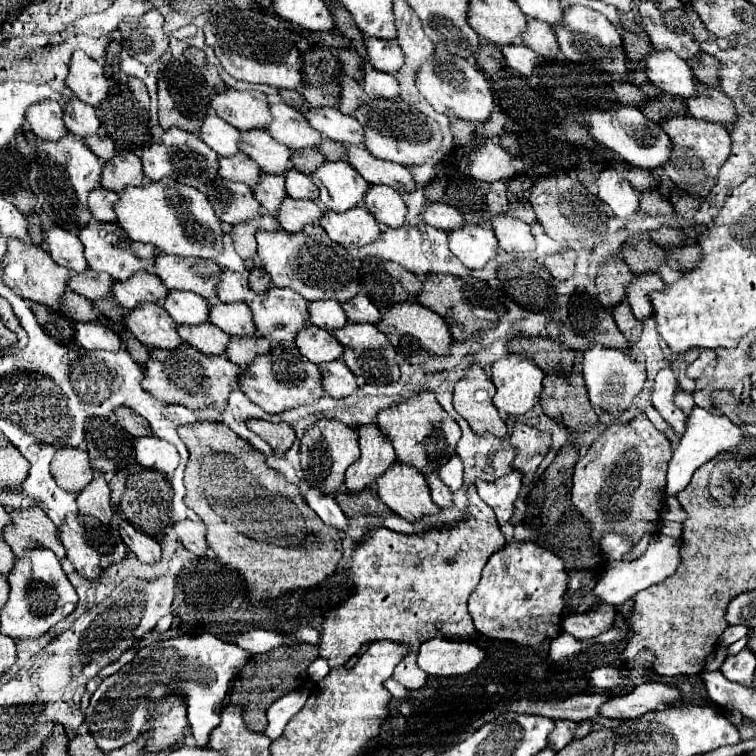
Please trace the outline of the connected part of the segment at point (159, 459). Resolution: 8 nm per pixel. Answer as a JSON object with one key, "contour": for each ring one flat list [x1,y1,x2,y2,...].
{"contour":[[141,436,135,440,135,460,145,468,173,474,179,464,179,454,177,448,167,440,159,440,155,436]]}

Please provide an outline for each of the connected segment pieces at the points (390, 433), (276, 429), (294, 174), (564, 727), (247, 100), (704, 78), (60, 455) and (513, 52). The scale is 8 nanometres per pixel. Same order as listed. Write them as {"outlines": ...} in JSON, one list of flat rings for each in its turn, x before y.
{"outlines":[[[421,390,401,404,393,404,389,408,379,410,377,424,393,442,397,460,411,462,411,466,423,470,425,476,439,472,439,466,443,466,443,462,447,462,447,458,455,454,455,446,461,438,459,424,441,408,435,398,435,392,431,390]],[[251,418,251,420,247,420,247,426,255,434,259,434,263,440,267,440,271,444,271,448,275,450,275,454,285,454,291,448,293,440,295,440,293,428,285,422,273,424,273,422,267,422,267,420]],[[295,168,285,172,285,190,291,198,315,200,319,196,319,190,315,190,315,184,309,180,309,176]],[[555,720,555,728,553,728,553,732,551,732,549,746,551,746,553,750,565,748,565,746,571,742,575,730,577,730,577,722,571,722,571,720]],[[227,88,221,94,209,98,209,106,227,124,237,130,265,128,271,122,271,112,267,110,267,96,257,90,233,90]],[[699,54,695,58,689,60,689,66,695,74,695,78,703,84,709,84,709,86,717,86,719,84,719,76,717,76,717,70,719,70,719,62,717,58,713,58,711,54]],[[59,448,51,460,51,474,67,492,81,492,93,478,89,456,81,448]],[[521,42,515,44,503,44,501,52,505,56,505,62,509,68,521,72,521,74,531,74,537,66,537,56,531,48,527,48]]]}

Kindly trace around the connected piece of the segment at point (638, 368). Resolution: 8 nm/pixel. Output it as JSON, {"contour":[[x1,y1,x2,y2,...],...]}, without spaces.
{"contour":[[589,344,583,358,583,378,589,390,589,400,597,412,609,412,613,416,619,416,621,410,615,412,615,406,629,406,633,396,637,396,643,388,643,382,647,380,645,374,645,362,643,356,633,356,619,348,607,348,603,344]]}

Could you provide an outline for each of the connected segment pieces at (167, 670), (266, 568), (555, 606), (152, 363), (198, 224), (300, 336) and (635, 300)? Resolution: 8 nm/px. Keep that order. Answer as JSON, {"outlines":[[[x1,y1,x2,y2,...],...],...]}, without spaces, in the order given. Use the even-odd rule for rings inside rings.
{"outlines":[[[213,634,183,636,175,640,159,640,141,648,135,658,125,664,117,674,107,676,85,710,85,724,89,734,95,736,95,744,105,754,133,742,147,724,147,702,161,698,165,690,179,690,189,704,189,723,193,738,199,746,205,746,209,734,221,722,221,706,227,698,231,680,249,660,249,652,235,644,227,644]],[[203,420,179,426,177,434,189,450,189,462,185,468,185,504,205,522,207,540,217,560,237,568,245,576,251,602,277,598,287,590,315,586,335,572,337,562,343,556,339,530,319,520,301,498,299,486,287,482,277,470,267,466,261,452,257,452,247,440,239,438,223,422]],[[507,542,483,568,481,582,469,596,469,614,485,638,533,646,545,658,553,638,561,634,563,596,567,590,565,562,535,542]],[[183,342,177,350,163,350,163,348,149,350,149,360,145,364,145,376,141,386,165,402,183,402,191,408,211,406,223,410,229,392,237,382,237,374,239,368,233,362,229,362,225,354,207,356,199,352,195,346]],[[173,178,145,180,141,186,127,186,115,202,117,222,137,242,147,242,161,252,175,256,215,258,223,246,221,222,215,218,207,196]],[[313,324,297,332,295,346,313,364,325,364,343,356,343,346,339,346,339,342,335,342,335,338,327,330]],[[657,272,641,274,641,276,635,276,631,280,631,284,627,286,627,302,631,304,637,320,645,320,651,316,649,294,653,291,661,291,664,287,664,283]]]}

